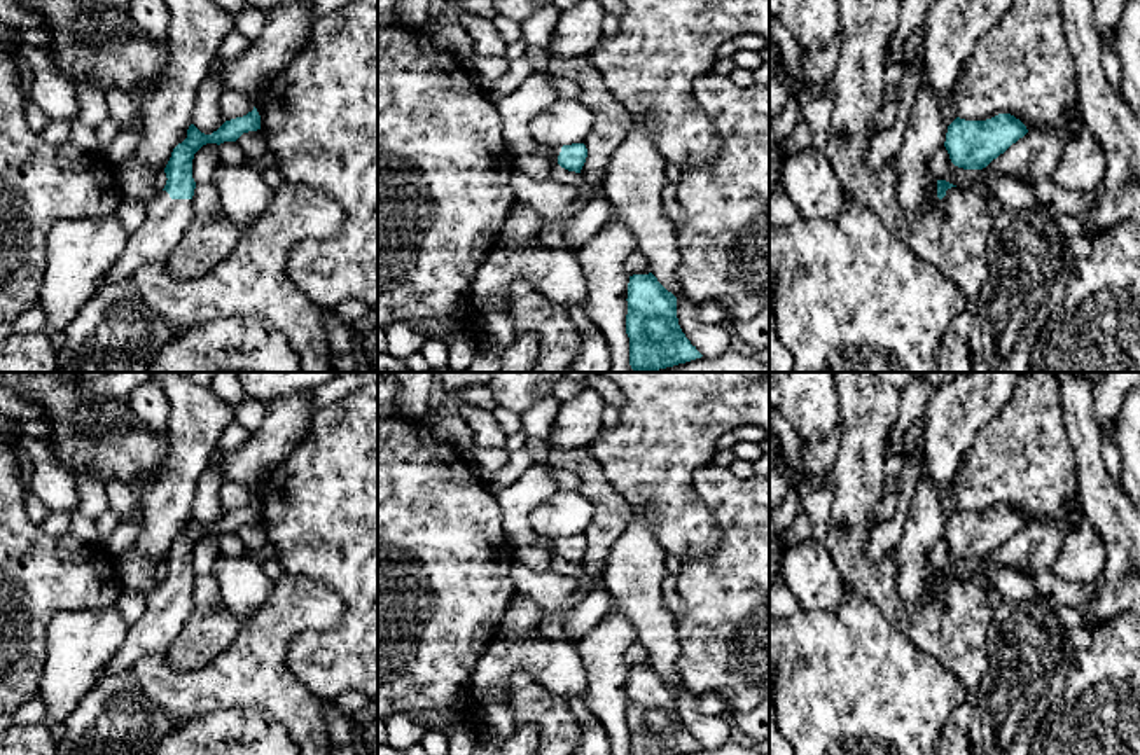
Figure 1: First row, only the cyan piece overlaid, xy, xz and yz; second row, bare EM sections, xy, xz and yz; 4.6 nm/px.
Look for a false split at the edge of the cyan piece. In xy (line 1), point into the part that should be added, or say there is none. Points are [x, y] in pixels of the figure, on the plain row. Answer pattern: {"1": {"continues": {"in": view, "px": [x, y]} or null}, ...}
{"1": {"continues": {"in": "xy", "px": [166, 610]}}}

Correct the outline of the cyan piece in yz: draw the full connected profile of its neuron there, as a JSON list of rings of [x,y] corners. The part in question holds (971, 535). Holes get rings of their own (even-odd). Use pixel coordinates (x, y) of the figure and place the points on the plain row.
[[[998,505],[986,512],[956,509],[948,517],[944,538],[955,558],[983,561],[1026,524],[1026,517],[1011,505]]]

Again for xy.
[[[255,498],[243,509],[226,512],[212,526],[205,526],[191,516],[187,530],[173,540],[164,559],[168,570],[164,580],[143,594],[147,601],[143,615],[128,629],[124,643],[112,655],[101,676],[112,671],[129,671],[140,657],[164,652],[191,612],[191,591],[196,580],[194,545],[206,535],[236,533],[243,524],[257,521],[261,521],[261,507]]]

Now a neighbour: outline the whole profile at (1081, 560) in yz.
[[[1086,523],[1065,538],[1051,570],[1063,580],[1088,584],[1100,577],[1105,561],[1103,538],[1091,523]]]

